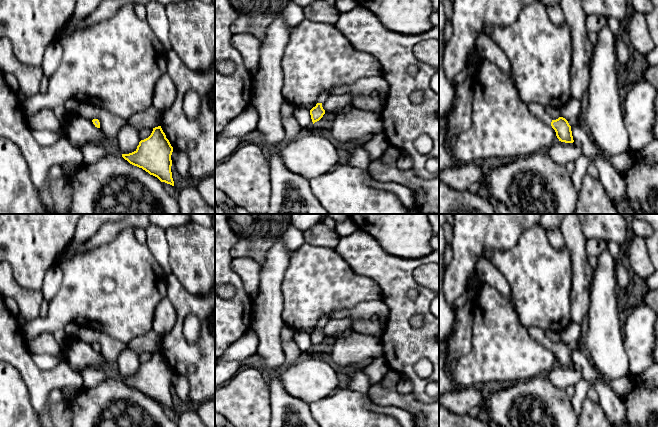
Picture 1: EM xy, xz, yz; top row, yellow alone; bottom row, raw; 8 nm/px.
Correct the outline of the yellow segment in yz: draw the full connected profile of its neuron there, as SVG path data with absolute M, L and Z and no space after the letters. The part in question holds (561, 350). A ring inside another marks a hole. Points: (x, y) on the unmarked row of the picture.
M528 328L527 331L533 339L540 342L546 348L552 350L552 352L556 356L556 360L559 365L565 367L574 366L571 350L565 342L559 341L556 344L552 344L550 340L546 337L545 332L543 332L540 328Z

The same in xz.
M321 316L318 321L318 324L317 324L318 327L316 328L315 331L313 331L310 334L310 339L311 339L311 343L312 343L313 348L315 346L319 345L323 341L323 339L325 338L325 334L322 331L322 327L327 323L329 318L330 317L328 317L328 316Z

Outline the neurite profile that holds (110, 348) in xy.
M79 326L79 339L90 344L98 343L101 354L109 362L117 362L119 355L127 347L103 332L83 326Z

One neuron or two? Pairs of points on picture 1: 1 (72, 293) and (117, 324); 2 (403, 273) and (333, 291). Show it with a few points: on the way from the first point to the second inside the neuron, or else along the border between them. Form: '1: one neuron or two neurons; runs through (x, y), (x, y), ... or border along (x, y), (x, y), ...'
1: one neuron; runs through (83, 296), (89, 296), (106, 313)
2: two neurons; border along (352, 269), (370, 277), (380, 288), (382, 298)

